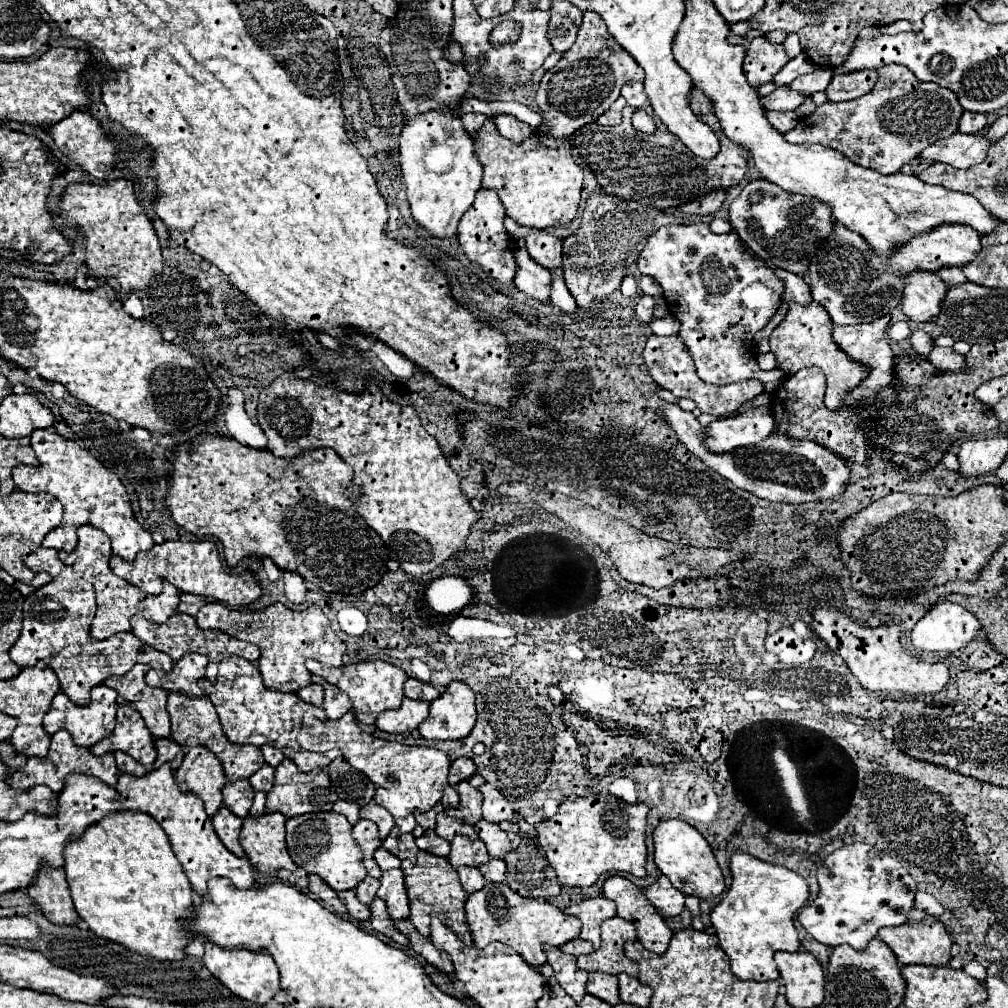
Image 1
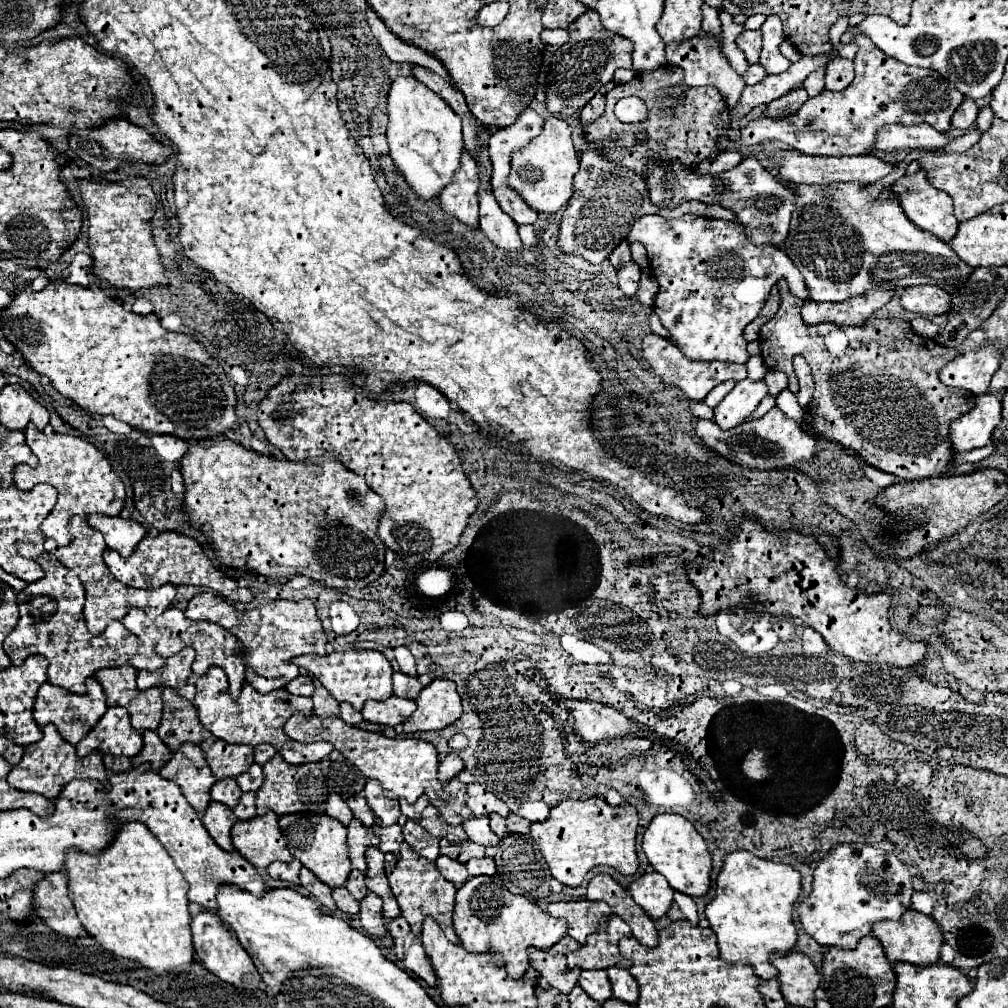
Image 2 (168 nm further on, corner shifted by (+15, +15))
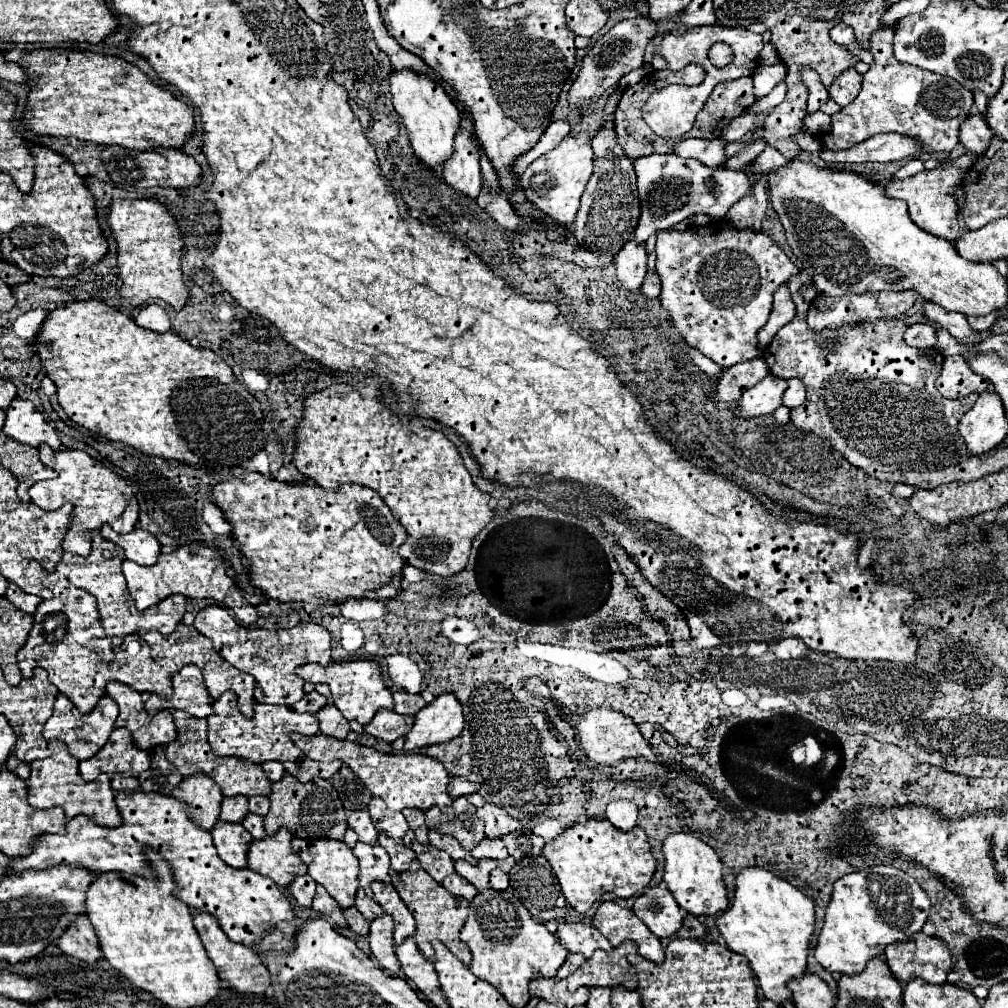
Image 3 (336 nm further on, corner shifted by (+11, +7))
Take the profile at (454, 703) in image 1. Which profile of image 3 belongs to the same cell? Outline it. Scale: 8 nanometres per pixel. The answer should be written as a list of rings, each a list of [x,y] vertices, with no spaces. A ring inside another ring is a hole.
[[[454,693],[438,695],[432,703],[428,703],[414,719],[412,731],[406,735],[404,751],[412,751],[424,745],[444,743],[464,729],[462,705]]]

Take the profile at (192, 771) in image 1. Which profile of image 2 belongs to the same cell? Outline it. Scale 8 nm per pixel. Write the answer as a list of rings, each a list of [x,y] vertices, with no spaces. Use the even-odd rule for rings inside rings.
[[[184,743],[158,773],[164,779],[174,781],[182,789],[188,803],[198,813],[204,813],[210,803],[210,789],[216,783],[216,777],[208,769],[204,753],[200,753],[198,745]]]

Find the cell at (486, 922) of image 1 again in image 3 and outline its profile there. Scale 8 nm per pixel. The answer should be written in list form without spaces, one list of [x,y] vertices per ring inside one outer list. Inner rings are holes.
[[[490,887],[482,889],[470,901],[470,913],[460,931],[460,939],[470,947],[472,973],[492,983],[510,1005],[518,1007],[524,1007],[530,999],[530,979],[536,973],[542,973],[544,977],[554,977],[568,955],[558,937],[550,933],[542,923],[536,923],[528,909],[518,899],[514,899],[514,895]]]

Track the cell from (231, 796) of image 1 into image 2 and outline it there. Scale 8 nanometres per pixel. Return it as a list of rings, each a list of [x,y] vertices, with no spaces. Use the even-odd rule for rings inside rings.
[[[224,779],[224,781],[216,781],[212,787],[212,801],[222,803],[230,809],[234,809],[240,801],[242,791],[238,789],[238,783],[234,779]]]

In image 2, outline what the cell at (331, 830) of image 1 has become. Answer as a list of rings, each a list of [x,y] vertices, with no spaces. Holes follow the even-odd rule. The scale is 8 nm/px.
[[[282,815],[280,817],[280,829],[286,837],[290,853],[308,867],[322,883],[328,887],[342,887],[348,879],[348,873],[352,871],[350,859],[348,859],[348,843],[346,843],[346,827],[328,817],[328,815]]]

